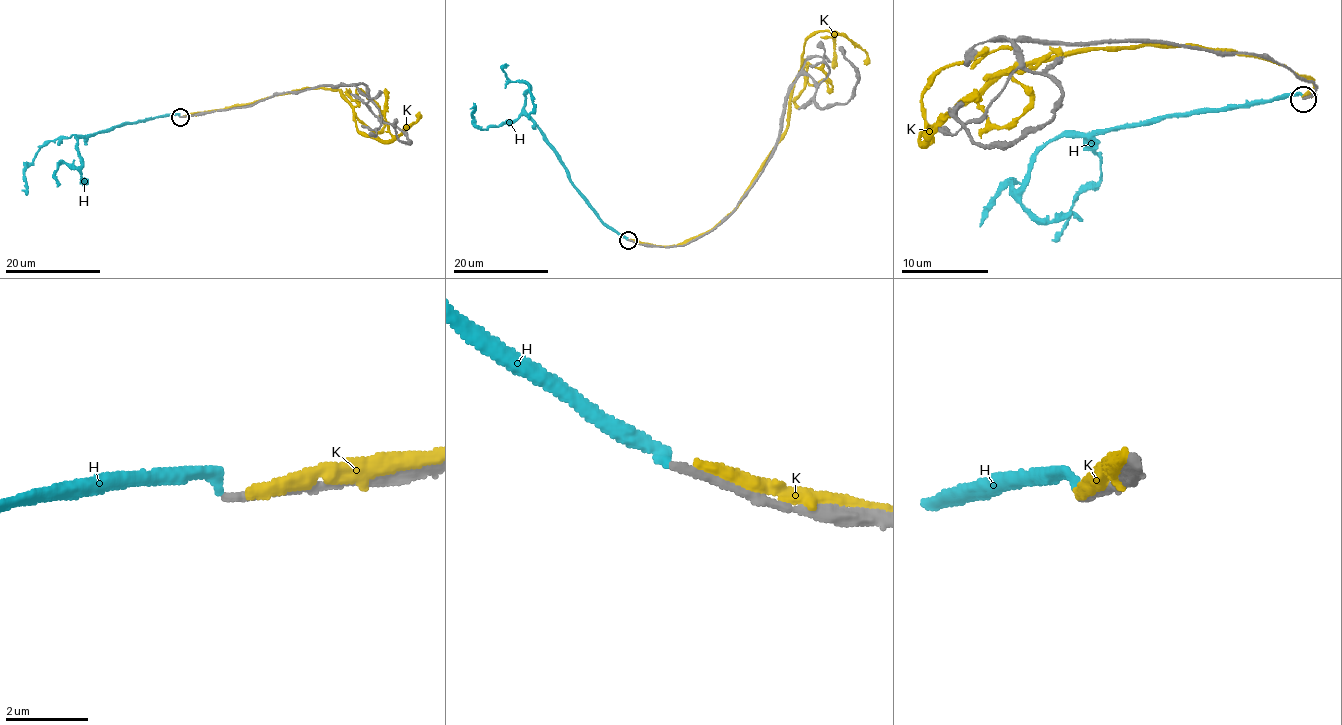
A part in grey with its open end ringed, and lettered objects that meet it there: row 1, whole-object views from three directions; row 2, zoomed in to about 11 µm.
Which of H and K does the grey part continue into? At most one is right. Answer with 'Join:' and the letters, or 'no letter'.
Join: no letter

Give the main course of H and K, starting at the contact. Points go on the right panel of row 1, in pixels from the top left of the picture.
H: (1304, 97), (1286, 95), (1075, 132), (1095, 145), (1101, 160), (1101, 178), (1075, 200), (1068, 224), (1051, 241)
K: (1308, 95), (1315, 86), (1284, 64), (1234, 51), (1073, 49), (1007, 67), (920, 141), (922, 88), (988, 47)

